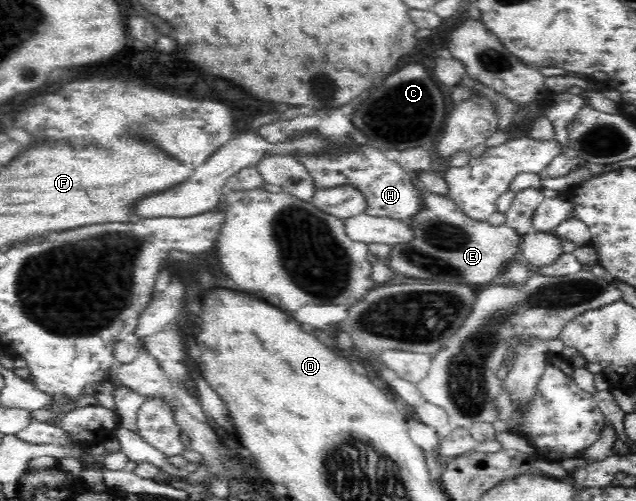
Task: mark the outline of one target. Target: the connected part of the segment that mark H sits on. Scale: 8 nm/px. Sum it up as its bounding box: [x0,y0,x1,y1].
[295,139,425,220]

